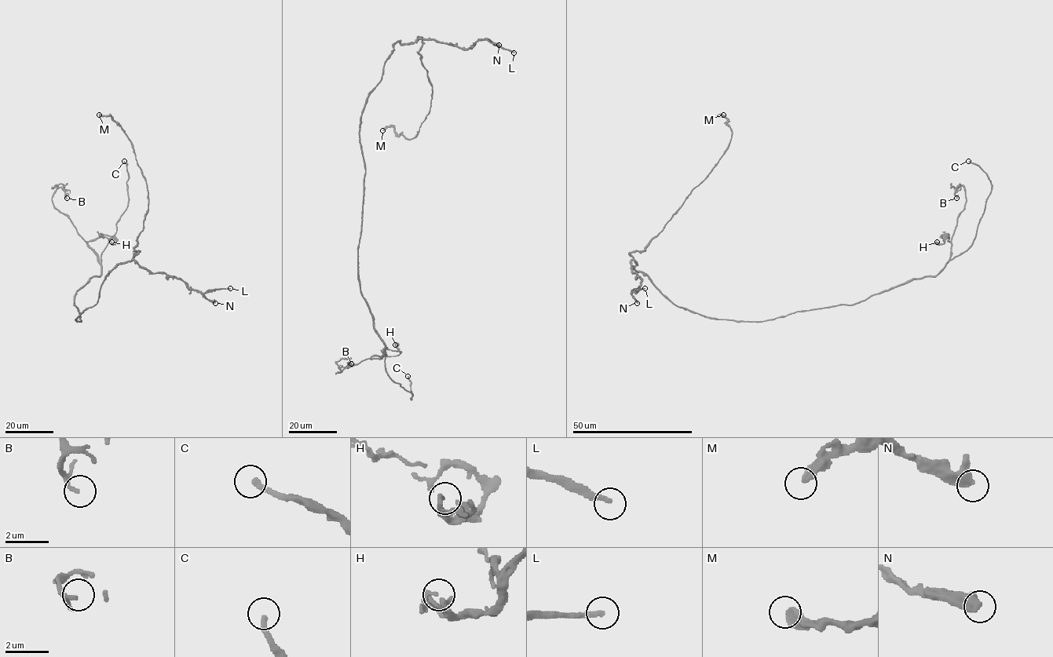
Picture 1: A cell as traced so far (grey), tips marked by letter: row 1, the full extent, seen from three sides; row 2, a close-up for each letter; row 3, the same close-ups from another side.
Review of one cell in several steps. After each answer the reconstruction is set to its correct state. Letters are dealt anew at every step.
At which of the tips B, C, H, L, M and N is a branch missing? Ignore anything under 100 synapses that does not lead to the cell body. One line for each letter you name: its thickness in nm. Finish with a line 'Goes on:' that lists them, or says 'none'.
C: calibre 260 nm
L: calibre 260 nm
N: calibre 320 nm
Goes on: C, L, N

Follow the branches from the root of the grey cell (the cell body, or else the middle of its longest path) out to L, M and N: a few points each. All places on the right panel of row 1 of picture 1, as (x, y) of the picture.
L: (736, 320), (711, 319), (675, 305), (635, 269), (633, 260), (631, 271), (641, 285), (631, 293), (645, 288)
M: (736, 320), (675, 305), (635, 269), (630, 254), (645, 249), (724, 152), (731, 129), (723, 114)
N: (736, 320), (711, 319), (675, 305), (635, 269), (633, 260), (631, 271), (641, 279), (631, 294), (637, 303)

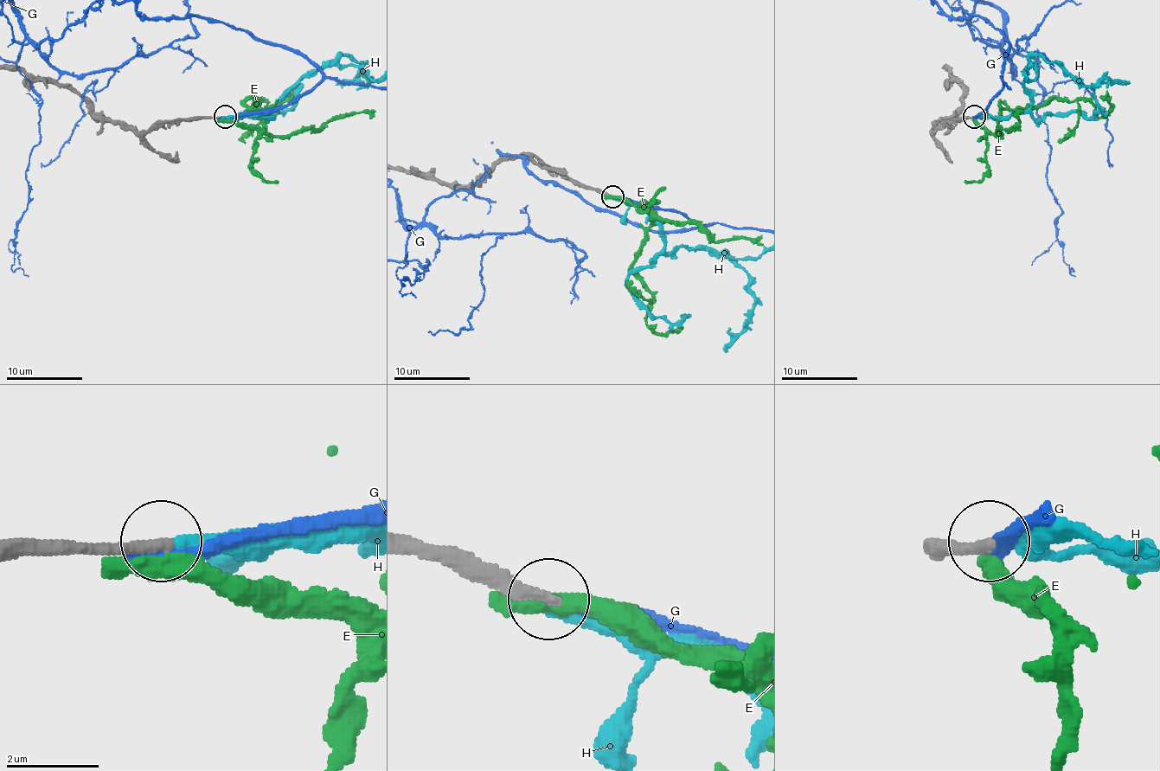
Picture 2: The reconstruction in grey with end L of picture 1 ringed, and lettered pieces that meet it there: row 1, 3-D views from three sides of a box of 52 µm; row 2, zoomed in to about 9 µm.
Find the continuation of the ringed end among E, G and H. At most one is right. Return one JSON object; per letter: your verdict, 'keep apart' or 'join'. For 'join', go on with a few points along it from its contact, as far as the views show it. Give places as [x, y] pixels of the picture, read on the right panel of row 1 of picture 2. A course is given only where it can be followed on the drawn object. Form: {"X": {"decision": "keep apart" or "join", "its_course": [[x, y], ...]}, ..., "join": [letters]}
{"E": {"decision": "keep apart"}, "G": {"decision": "keep apart"}, "H": {"decision": "join"}, "join": ["H"]}

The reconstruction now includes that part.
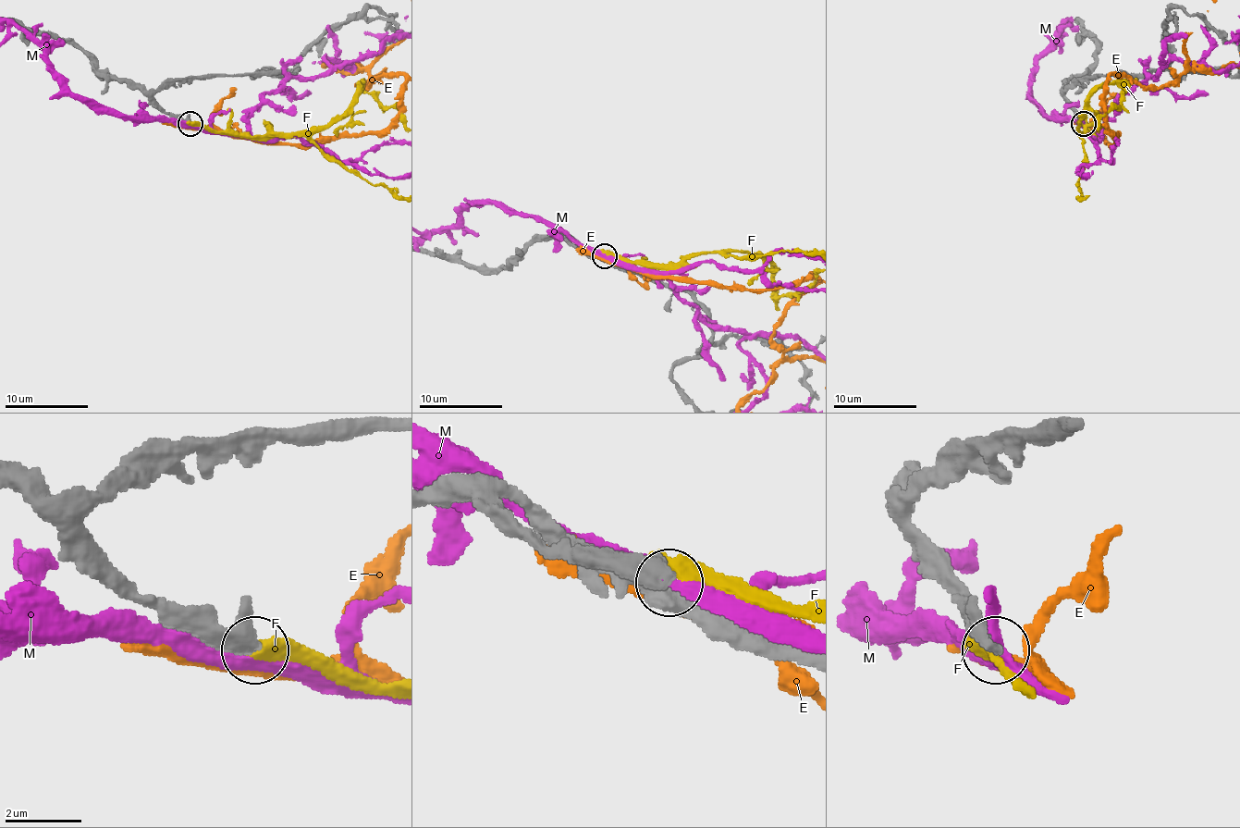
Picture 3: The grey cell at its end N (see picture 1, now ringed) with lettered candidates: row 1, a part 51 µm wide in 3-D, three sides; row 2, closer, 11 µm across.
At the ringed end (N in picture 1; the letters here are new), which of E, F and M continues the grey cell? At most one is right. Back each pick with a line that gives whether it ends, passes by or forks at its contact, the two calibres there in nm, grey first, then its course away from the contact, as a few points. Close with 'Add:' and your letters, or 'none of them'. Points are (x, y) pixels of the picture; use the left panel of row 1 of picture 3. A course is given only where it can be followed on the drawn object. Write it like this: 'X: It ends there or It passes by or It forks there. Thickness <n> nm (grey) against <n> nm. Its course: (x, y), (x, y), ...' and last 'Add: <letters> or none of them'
Add: none of them

